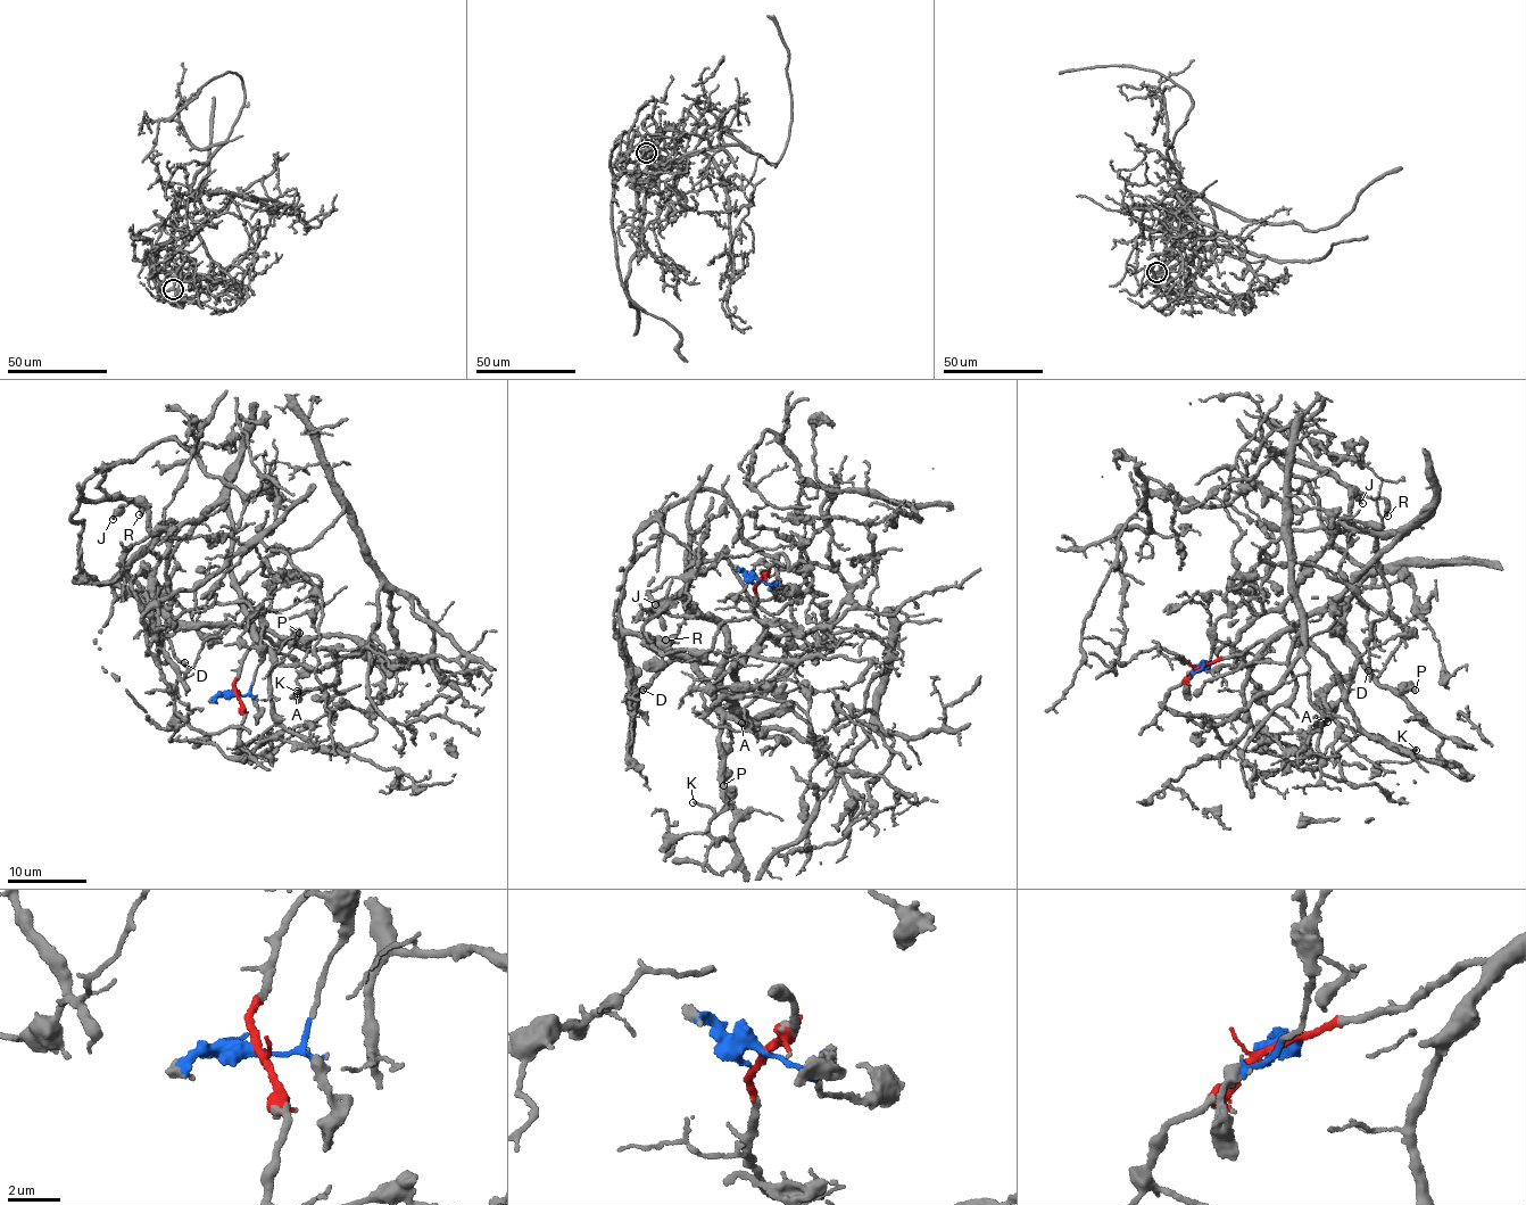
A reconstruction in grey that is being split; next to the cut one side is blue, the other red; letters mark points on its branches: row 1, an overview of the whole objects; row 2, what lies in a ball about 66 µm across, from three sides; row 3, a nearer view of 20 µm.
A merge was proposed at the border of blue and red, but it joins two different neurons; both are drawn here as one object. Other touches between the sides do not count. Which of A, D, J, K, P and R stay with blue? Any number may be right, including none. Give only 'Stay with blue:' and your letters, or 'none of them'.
Stay with blue: A, K, P

